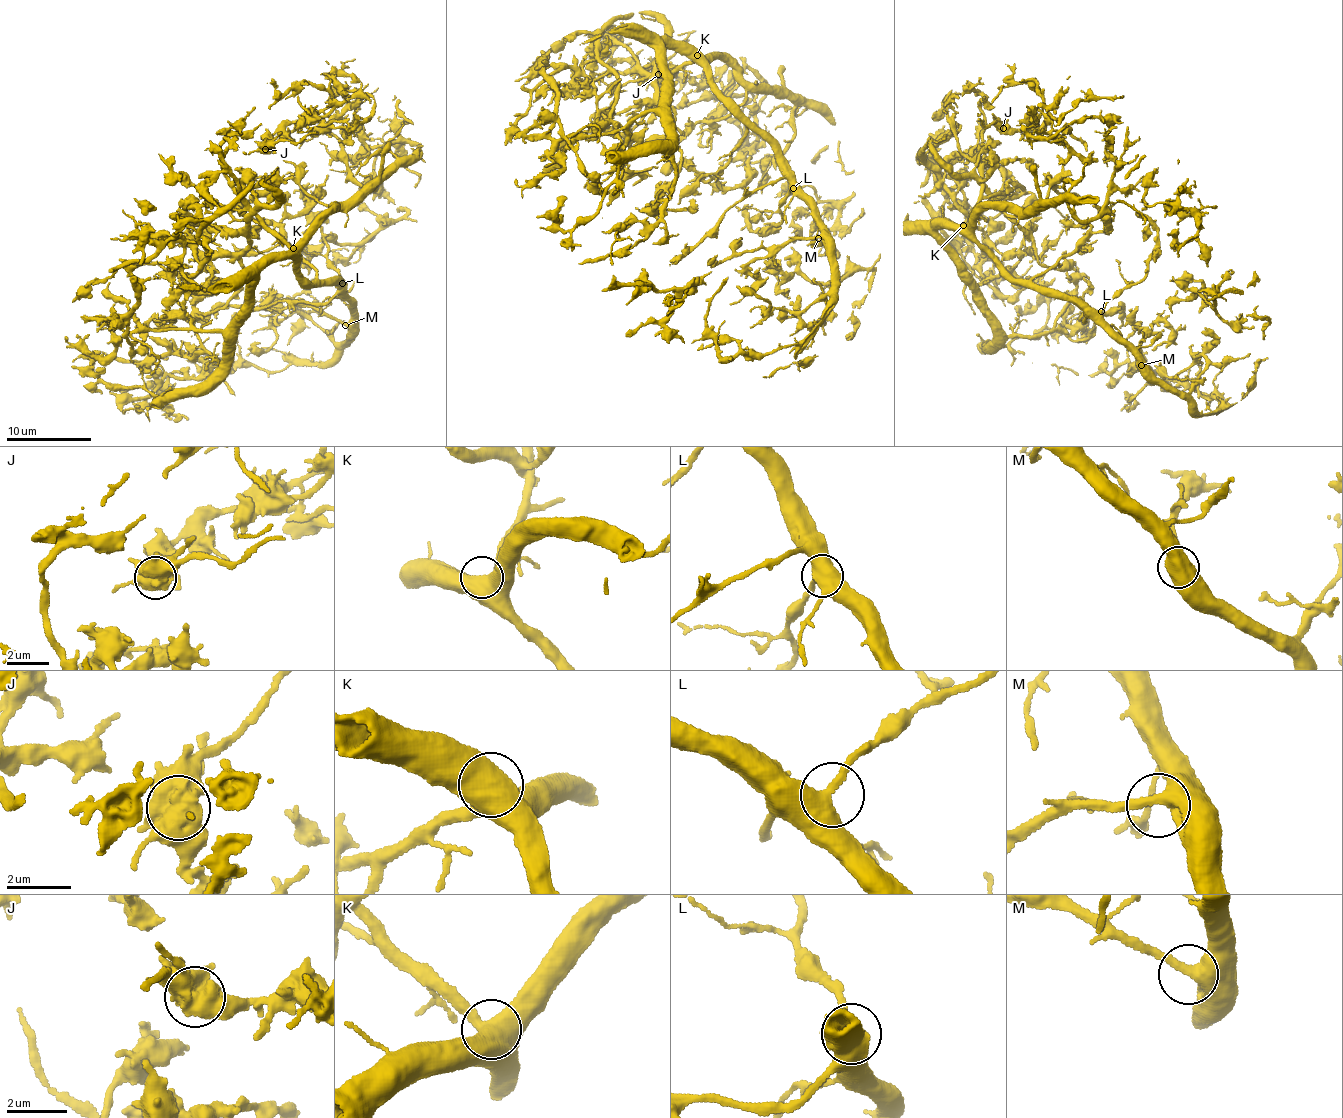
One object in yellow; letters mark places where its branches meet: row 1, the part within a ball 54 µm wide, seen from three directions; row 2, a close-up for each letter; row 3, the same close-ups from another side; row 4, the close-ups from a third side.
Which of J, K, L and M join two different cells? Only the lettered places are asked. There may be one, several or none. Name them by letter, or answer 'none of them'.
J

